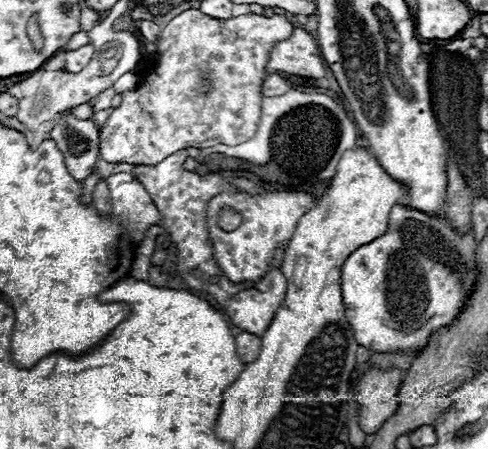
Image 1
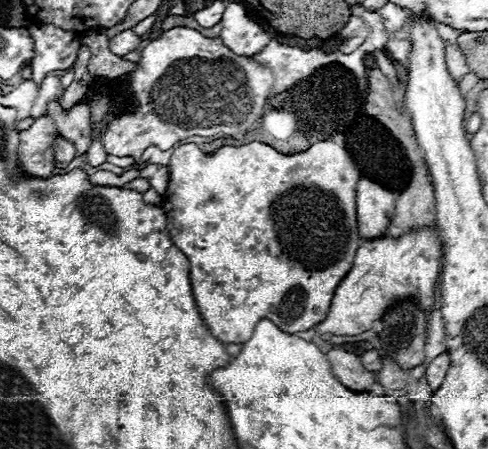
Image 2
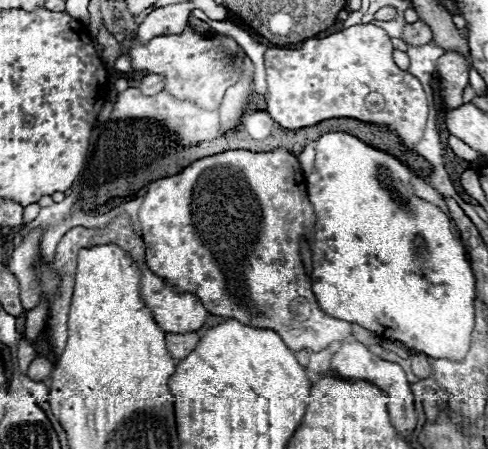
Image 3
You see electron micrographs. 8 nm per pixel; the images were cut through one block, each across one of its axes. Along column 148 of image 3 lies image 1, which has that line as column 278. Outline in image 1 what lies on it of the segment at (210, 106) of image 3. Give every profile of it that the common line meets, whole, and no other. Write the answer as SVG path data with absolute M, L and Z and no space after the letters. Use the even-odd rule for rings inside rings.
M296 28L286 40L274 44L266 64L266 72L286 72L318 80L326 74L326 64L322 62L318 42L302 28Z

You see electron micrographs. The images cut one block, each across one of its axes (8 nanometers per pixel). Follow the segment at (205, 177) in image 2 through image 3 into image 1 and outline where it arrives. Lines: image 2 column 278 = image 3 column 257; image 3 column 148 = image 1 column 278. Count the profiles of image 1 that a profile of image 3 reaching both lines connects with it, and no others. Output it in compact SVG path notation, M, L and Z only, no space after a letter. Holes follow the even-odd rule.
M256 184L256 186L260 194L222 192L216 194L206 208L206 226L214 248L214 258L220 270L226 274L226 278L234 284L258 282L270 268L280 268L286 246L292 240L300 218L318 204L318 198L306 190L286 190L284 186L278 184L274 184L270 190L266 190L264 184ZM222 206L232 206L242 214L242 224L232 232L226 232L216 224L218 210Z

